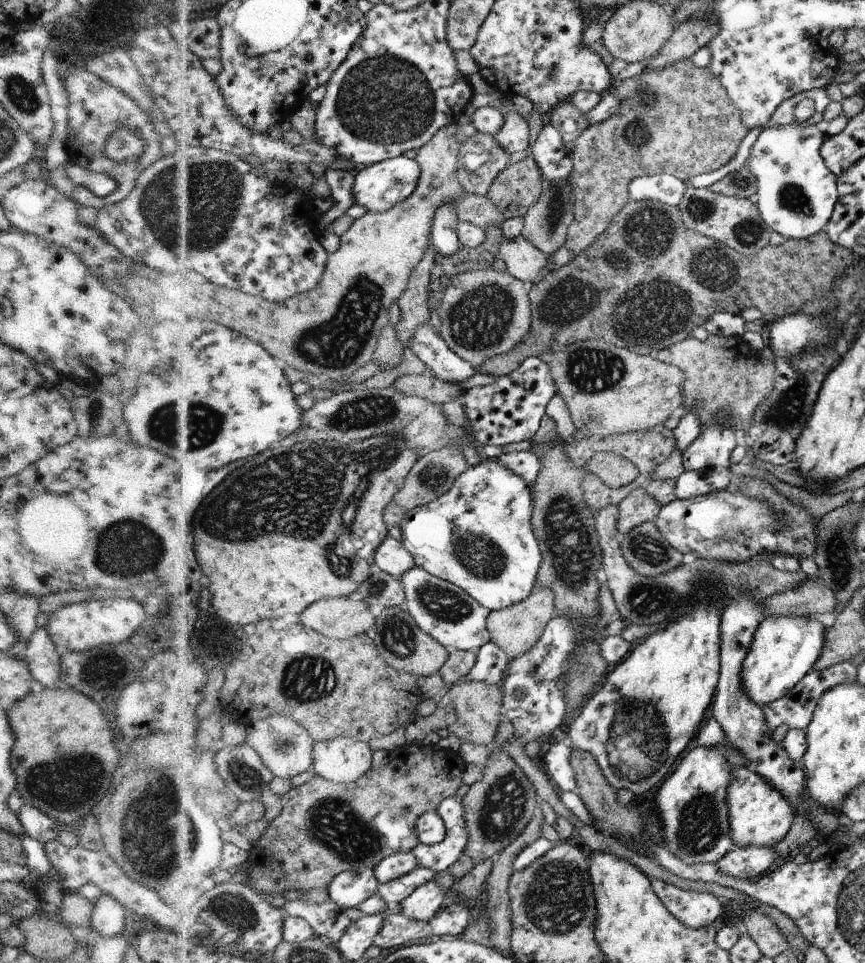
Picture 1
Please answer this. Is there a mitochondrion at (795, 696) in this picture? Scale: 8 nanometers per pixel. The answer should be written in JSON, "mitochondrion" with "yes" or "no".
{"mitochondrion":"no"}

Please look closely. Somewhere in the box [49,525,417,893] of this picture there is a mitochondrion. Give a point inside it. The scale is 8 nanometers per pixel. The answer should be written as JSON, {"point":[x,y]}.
{"point":[169,838]}

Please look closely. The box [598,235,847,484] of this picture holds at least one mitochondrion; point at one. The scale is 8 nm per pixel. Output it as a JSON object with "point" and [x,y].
{"point":[713,267]}

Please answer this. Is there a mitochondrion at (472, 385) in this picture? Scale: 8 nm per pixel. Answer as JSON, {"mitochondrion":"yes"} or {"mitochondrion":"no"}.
{"mitochondrion":"no"}

